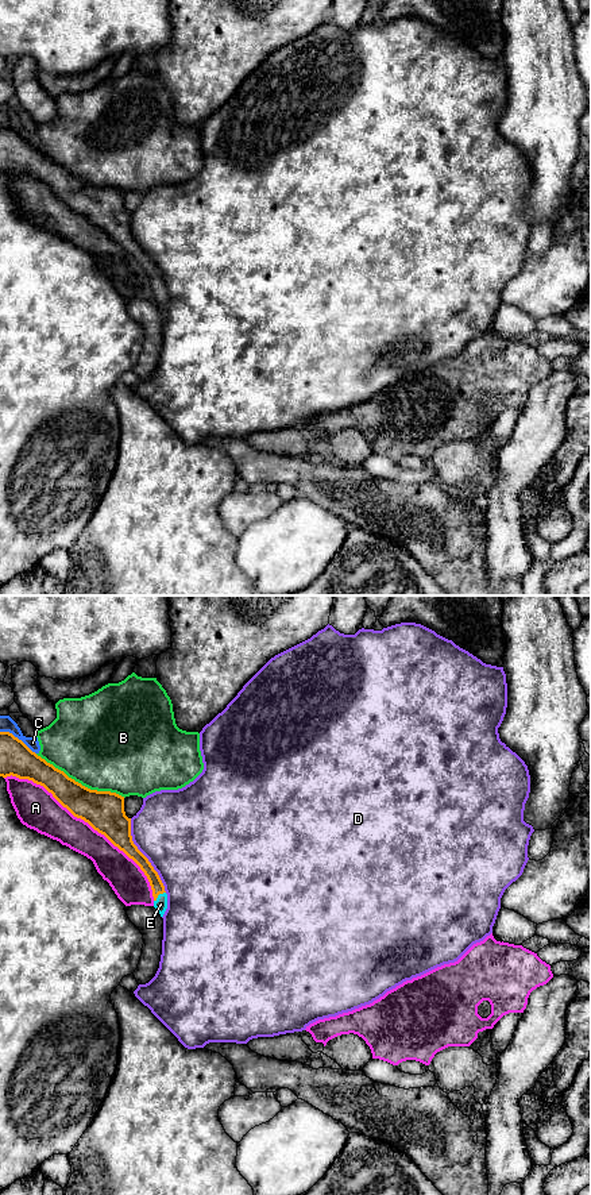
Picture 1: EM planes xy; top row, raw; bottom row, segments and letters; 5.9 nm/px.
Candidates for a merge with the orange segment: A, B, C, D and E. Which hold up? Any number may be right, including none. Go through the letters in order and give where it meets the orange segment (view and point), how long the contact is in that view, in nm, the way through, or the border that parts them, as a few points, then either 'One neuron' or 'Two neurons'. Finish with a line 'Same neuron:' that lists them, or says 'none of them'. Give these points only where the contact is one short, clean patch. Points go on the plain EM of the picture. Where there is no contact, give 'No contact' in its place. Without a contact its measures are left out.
A: Touches orange at xy (88, 218). Shared border 1150 nm. Two neurons
B: Touches orange at xy (80, 178). Shared border 600 nm. Two neurons
C: Touches orange at xy (16, 133). Shared border 260 nm. Two neurons
D: Touches orange at xy (143, 250). Shared border 500 nm. Two neurons
E: Touches orange at xy (158, 289). Shared border 90 nm. Path across: xy (157, 281), (158, 289), (161, 299). One neuron
Same neuron: E

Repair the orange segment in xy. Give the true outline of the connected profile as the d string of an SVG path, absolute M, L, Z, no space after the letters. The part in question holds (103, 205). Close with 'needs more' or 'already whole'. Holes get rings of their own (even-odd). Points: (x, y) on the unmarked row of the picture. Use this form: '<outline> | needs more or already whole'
M0 127L0 171L11 170L43 181L74 212L88 217L132 254L147 271L154 302L163 312L167 289L158 267L132 236L131 213L124 207L124 192L82 181L38 151L12 128Z | needs more

